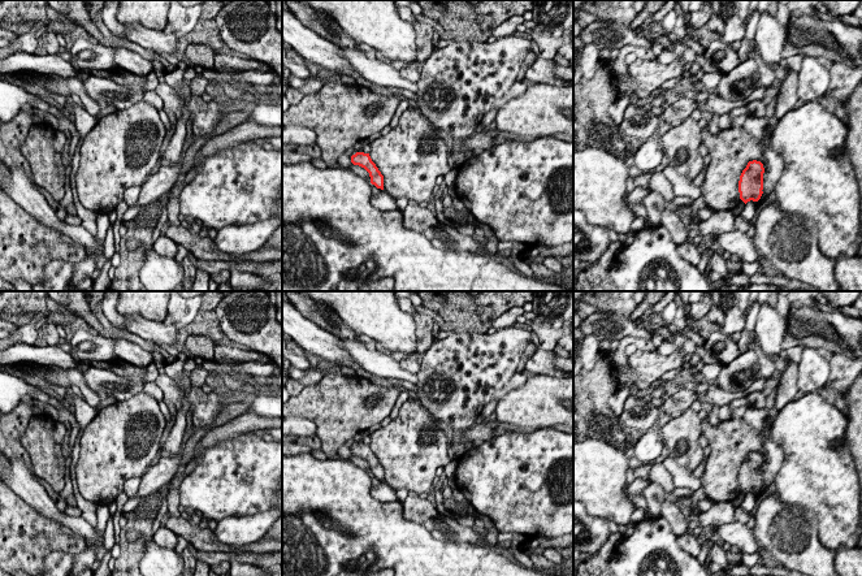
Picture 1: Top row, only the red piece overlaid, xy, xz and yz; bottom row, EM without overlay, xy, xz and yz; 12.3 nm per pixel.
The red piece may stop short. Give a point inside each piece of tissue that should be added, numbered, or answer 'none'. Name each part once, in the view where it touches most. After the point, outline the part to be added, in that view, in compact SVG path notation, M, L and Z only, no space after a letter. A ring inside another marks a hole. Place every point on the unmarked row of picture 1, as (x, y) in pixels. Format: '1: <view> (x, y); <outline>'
none

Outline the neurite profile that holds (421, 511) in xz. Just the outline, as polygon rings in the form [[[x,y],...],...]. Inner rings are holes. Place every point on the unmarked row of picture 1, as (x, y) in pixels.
[[[410,493],[402,504],[403,517],[425,527],[436,540],[481,546],[489,545],[485,541],[485,536],[481,536],[471,527],[459,524],[452,517],[439,514],[434,503],[420,498],[416,493]]]

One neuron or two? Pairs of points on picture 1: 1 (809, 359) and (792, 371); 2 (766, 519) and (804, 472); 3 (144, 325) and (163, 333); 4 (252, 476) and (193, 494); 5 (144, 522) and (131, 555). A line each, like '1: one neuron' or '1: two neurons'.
1: two neurons
2: two neurons
3: one neuron
4: one neuron
5: one neuron

